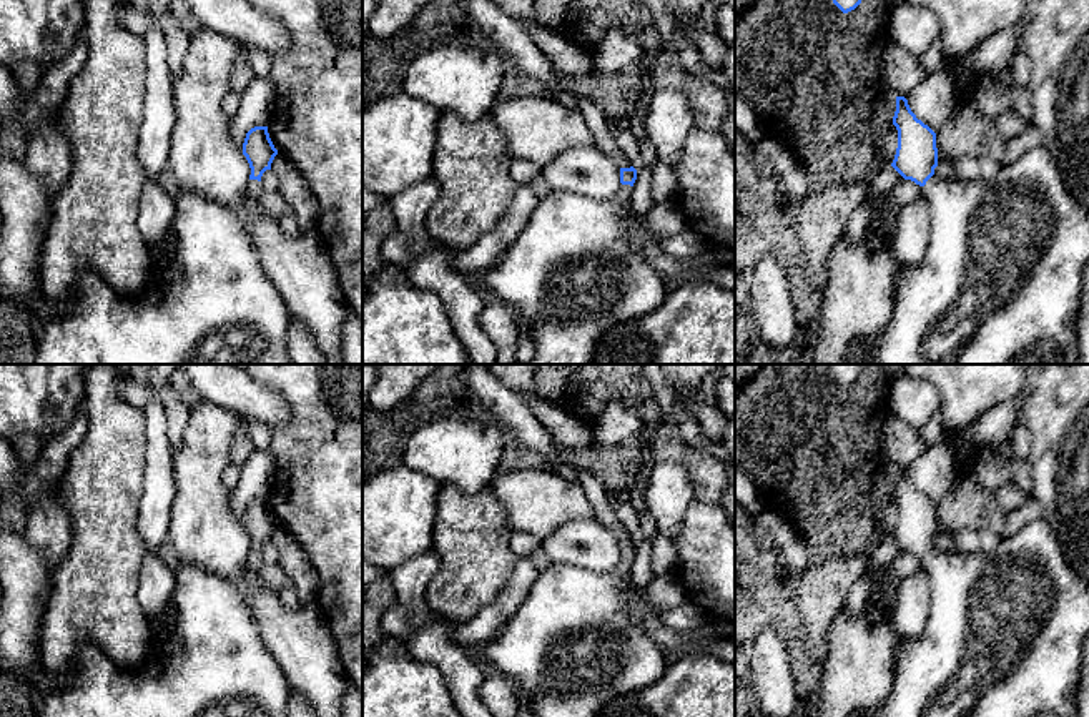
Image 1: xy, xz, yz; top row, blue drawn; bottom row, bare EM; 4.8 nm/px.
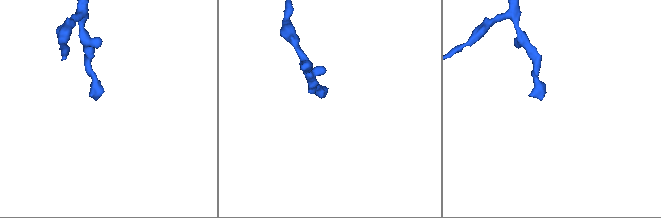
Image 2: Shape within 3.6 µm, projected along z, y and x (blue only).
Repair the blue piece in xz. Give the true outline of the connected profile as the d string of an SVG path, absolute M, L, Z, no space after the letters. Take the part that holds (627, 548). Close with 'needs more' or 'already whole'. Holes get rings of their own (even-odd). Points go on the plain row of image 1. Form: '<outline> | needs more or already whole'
M620 541L620 562L610 572L550 564L539 574L522 606L474 657L512 679L534 717L599 717L613 697L640 690L663 677L663 650L632 619L638 609L658 617L688 601L675 574L652 577L640 591L630 574L637 542Z | needs more

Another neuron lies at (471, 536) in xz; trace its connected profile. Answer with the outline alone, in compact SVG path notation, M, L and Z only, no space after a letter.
M441 486L431 549L439 557L439 567L426 589L426 602L441 619L462 626L497 601L519 561L510 547L512 532L505 507L490 486L476 494Z

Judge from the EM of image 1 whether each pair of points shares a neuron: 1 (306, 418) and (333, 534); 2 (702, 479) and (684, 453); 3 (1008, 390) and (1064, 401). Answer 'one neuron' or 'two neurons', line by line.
1: one neuron
2: one neuron
3: two neurons

